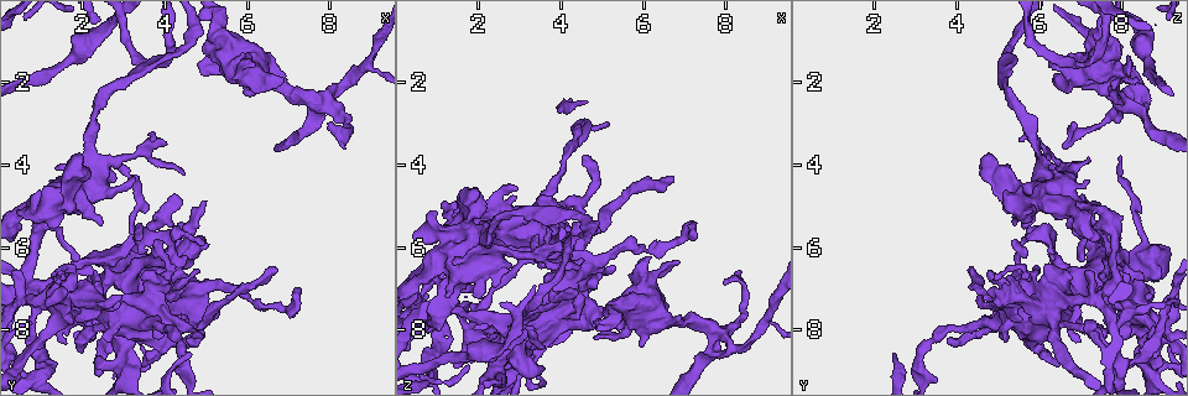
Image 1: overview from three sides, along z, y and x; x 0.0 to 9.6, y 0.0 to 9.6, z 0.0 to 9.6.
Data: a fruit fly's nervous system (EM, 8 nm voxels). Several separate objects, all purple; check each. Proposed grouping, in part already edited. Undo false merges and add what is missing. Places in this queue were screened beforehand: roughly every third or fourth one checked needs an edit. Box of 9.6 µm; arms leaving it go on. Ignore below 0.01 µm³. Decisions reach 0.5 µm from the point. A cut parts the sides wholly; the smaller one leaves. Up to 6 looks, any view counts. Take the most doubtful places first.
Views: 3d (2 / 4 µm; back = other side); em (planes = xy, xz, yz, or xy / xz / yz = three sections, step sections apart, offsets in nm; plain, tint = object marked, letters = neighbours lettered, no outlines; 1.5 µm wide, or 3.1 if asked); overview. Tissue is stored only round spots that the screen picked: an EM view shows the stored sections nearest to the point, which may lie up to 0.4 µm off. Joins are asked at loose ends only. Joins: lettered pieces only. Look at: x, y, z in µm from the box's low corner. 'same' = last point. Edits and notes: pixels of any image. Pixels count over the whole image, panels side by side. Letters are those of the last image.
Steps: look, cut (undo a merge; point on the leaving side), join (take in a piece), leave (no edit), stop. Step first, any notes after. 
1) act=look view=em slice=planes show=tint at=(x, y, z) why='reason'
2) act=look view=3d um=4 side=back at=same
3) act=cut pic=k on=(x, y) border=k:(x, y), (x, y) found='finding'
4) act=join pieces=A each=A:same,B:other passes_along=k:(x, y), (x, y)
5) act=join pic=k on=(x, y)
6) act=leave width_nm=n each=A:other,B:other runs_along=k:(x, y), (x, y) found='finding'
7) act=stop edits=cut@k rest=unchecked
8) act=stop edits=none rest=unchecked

act=look view=em slice=xz step=4 show=tint at=(6.35, 1.75, 6.60) why='thick turns thin'

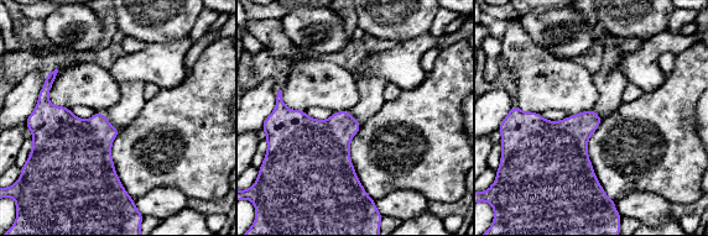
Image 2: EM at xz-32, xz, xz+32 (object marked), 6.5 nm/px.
act=look view=em slice=planes show=letters at=same why='another direction'

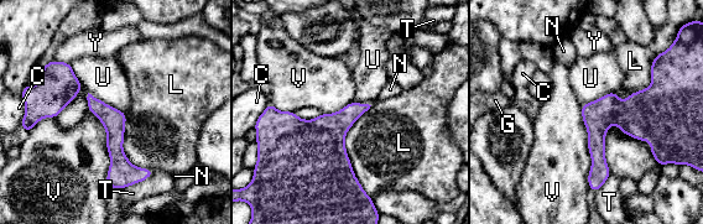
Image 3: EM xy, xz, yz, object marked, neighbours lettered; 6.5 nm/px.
act=leave each=C:other,G:other,L:other,N:other,T:other,U:other,V:other,Y:other found='all the same cell'

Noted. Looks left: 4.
act=look view=em slice=planes show=letters at=(7.30, 7.05, 5.70) why='free end'

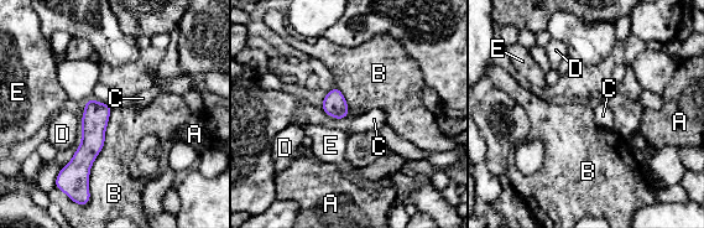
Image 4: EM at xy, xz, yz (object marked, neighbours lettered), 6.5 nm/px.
act=leave longest_contact=B:600nm each=A:other,B:other,C:other,D:other,E:other border=4:(111, 104), (89, 193) found='none of them fits'

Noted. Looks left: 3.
act=look view=em slice=xz step=4 show=letters at=(8.30, 3.50, 6.60) why='tapers out'

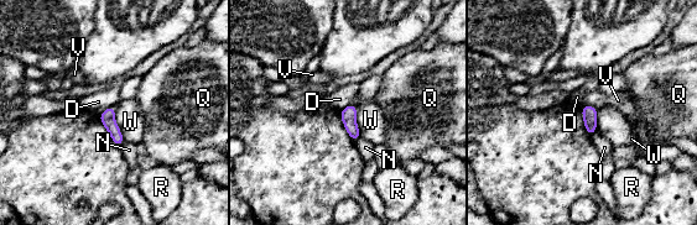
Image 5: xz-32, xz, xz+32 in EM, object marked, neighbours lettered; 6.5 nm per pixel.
act=look view=em slice=planes show=letters at=same

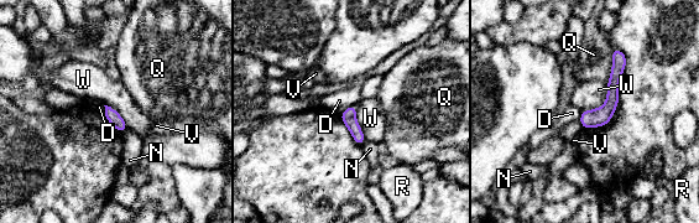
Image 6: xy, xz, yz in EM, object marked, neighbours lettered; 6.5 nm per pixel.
act=leave each=D:other,N:other,Q:other,R:other,V:other,W:other found='no lettered piece goes on from it'

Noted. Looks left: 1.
act=stop edits=none rest=unchecked

